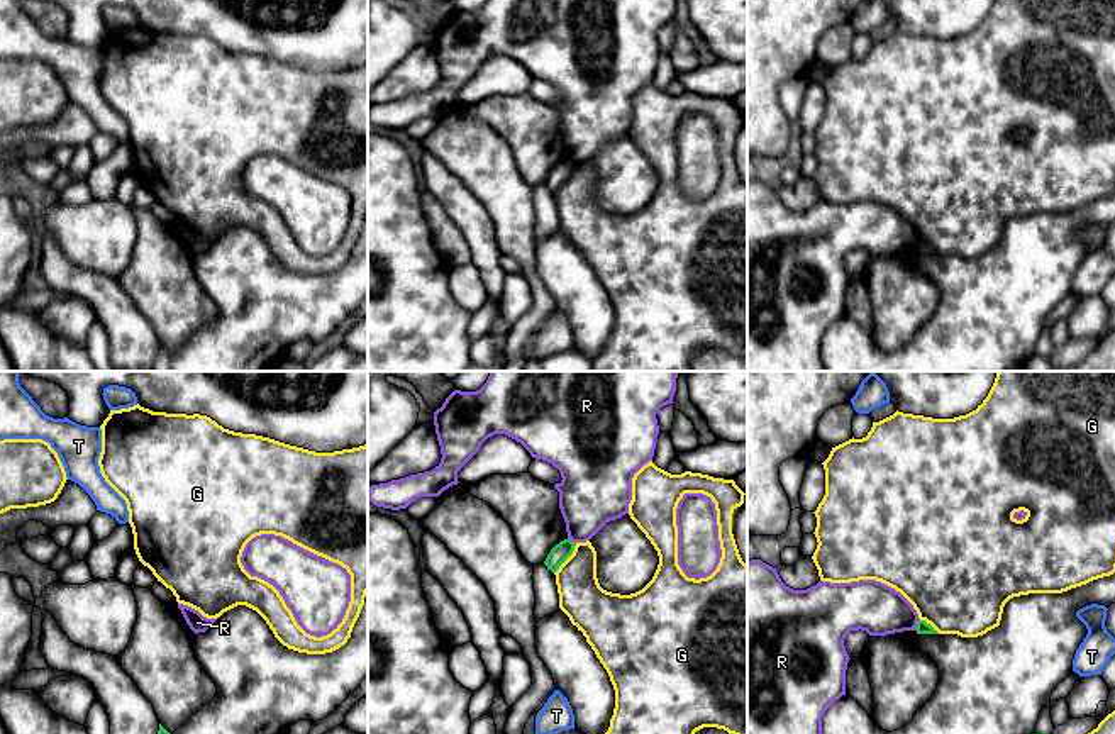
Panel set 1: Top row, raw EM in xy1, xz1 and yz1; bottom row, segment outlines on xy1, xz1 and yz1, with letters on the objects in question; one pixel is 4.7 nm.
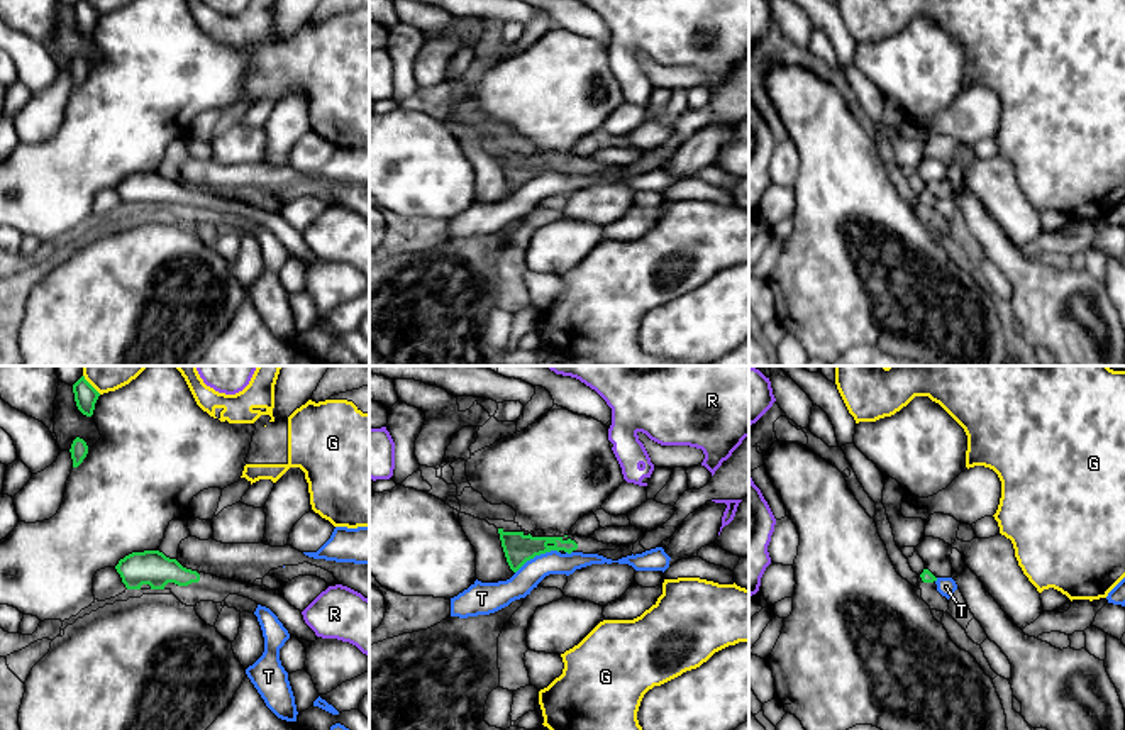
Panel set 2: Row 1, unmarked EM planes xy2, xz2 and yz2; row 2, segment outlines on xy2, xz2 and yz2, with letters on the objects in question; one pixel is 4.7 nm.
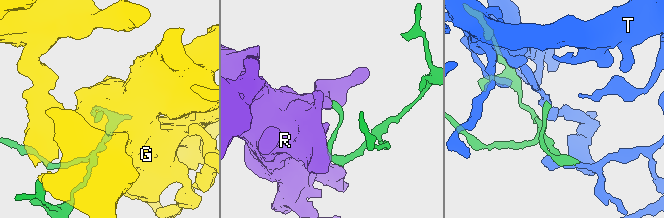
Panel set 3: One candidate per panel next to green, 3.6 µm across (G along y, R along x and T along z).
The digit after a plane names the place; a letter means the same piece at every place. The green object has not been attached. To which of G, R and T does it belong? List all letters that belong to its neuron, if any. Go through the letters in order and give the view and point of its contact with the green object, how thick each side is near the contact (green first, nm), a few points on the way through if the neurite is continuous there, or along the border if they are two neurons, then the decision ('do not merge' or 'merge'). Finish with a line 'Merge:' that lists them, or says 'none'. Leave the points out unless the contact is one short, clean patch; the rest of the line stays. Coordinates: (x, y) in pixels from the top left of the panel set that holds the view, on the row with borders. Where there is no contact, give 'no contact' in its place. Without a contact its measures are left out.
G: xz1 (568, 556) | 90/220 nm | do not merge
R: yz1 (917, 624) | 60/240 nm | along yz1 (919, 619), (914, 629) | do not merge
T: xz2 (536, 554) | 140/120 nm | do not merge
Merge: none

